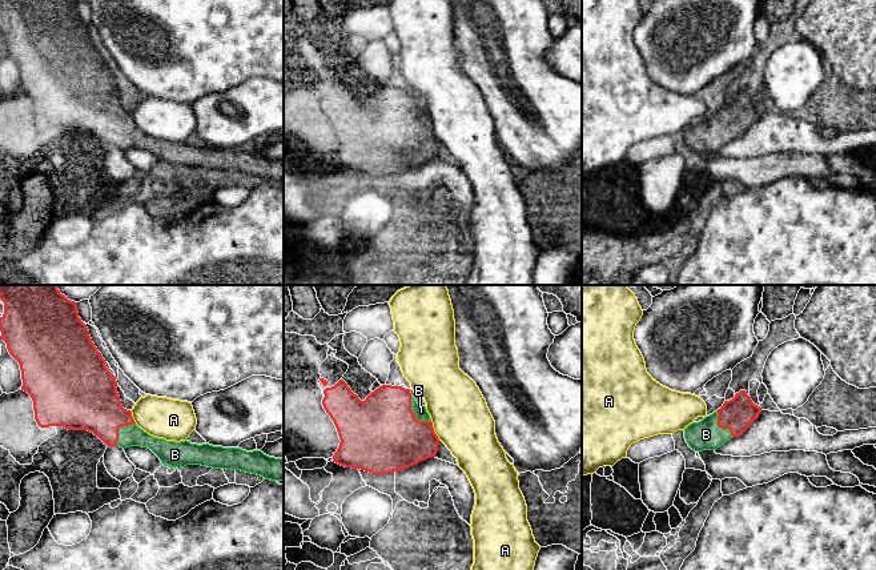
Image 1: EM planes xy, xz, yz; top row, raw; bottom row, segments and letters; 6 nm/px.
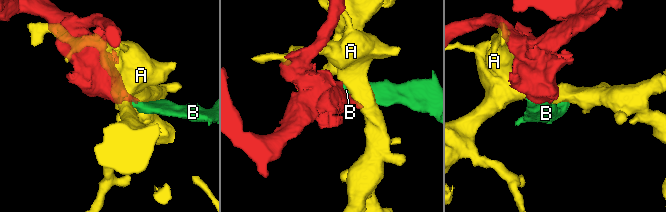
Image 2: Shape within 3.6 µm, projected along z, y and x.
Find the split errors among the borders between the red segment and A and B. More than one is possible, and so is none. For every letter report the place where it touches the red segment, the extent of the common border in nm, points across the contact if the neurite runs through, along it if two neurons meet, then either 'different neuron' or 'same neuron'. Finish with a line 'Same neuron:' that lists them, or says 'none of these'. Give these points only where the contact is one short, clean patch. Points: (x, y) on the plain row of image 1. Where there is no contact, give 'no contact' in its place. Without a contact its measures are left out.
A: meets red in xz at (433, 132); contact 130 nm long; different neuron
B: meets red in xz at (416, 116); contact 200 nm long; same neuron
Same neuron: B

